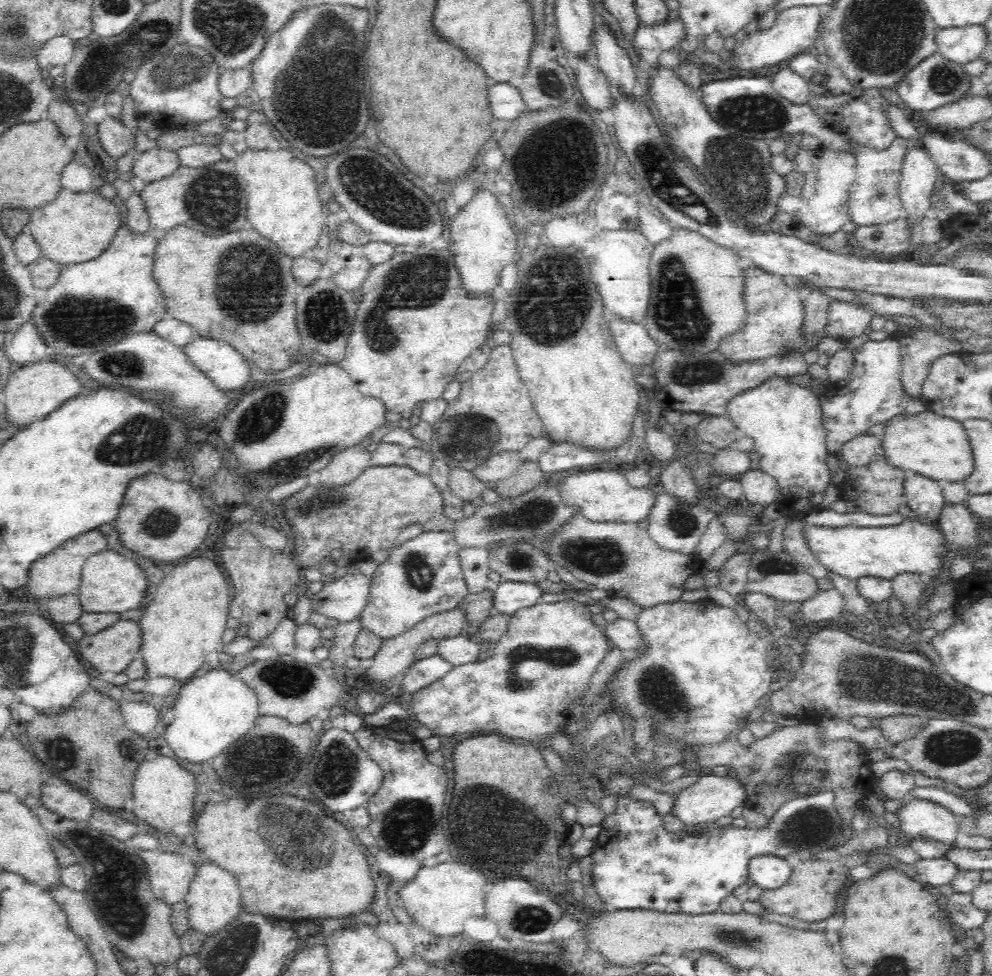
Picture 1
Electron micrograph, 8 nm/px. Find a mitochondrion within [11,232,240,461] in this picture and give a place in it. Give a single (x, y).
(73, 320)

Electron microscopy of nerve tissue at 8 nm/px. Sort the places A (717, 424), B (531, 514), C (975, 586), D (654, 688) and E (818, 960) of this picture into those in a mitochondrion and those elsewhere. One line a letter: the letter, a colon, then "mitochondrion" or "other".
A: other
B: mitochondrion
C: other
D: mitochondrion
E: other

